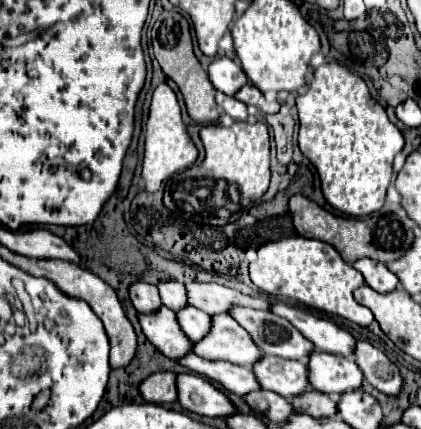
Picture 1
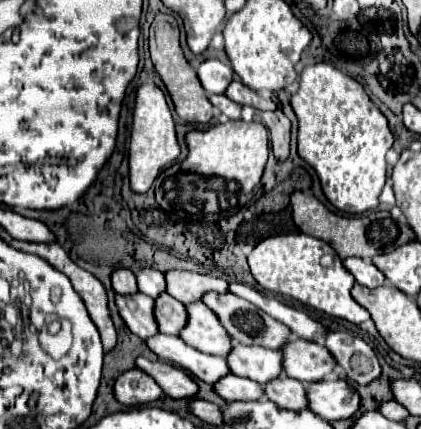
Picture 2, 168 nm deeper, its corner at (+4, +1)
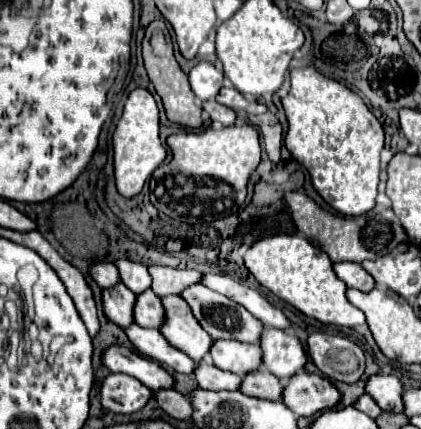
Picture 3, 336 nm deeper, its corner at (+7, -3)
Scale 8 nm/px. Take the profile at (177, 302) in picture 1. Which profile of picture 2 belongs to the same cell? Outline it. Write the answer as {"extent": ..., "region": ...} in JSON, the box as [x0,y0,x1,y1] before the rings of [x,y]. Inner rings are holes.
{"extent":[136,268,166,298],"region":[[[144,268],[144,270],[140,270],[140,274],[136,274],[136,278],[138,278],[138,290],[142,294],[158,298],[162,292],[166,292],[166,278],[158,270]]]}

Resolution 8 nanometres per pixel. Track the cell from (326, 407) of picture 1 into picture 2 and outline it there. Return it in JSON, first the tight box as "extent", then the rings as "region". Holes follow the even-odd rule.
{"extent":[266,376,308,410],"region":[[[288,376],[276,378],[276,382],[270,382],[266,388],[268,400],[278,404],[280,408],[286,410],[306,410],[308,408],[308,394],[306,386],[302,382],[296,382]]]}

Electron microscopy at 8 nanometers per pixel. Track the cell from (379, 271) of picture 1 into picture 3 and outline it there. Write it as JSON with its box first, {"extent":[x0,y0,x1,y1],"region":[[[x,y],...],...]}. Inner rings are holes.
{"extent":[335,262,375,292],"region":[[[339,262],[339,264],[335,264],[335,274],[349,288],[357,288],[361,292],[369,292],[375,286],[375,280],[363,270],[361,264],[355,264],[355,262]]]}

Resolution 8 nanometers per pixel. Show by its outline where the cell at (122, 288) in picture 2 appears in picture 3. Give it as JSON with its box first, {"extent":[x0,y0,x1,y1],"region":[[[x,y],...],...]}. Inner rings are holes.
{"extent":[89,262,121,288],"region":[[[91,262],[89,274],[91,274],[91,278],[99,284],[99,288],[115,286],[115,284],[121,280],[115,264],[111,264],[111,262]]]}

